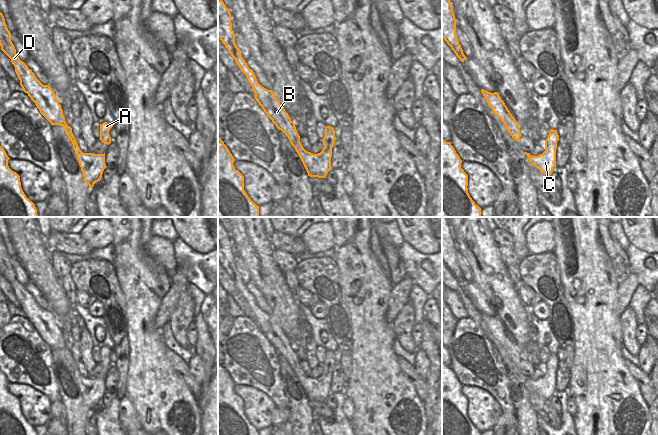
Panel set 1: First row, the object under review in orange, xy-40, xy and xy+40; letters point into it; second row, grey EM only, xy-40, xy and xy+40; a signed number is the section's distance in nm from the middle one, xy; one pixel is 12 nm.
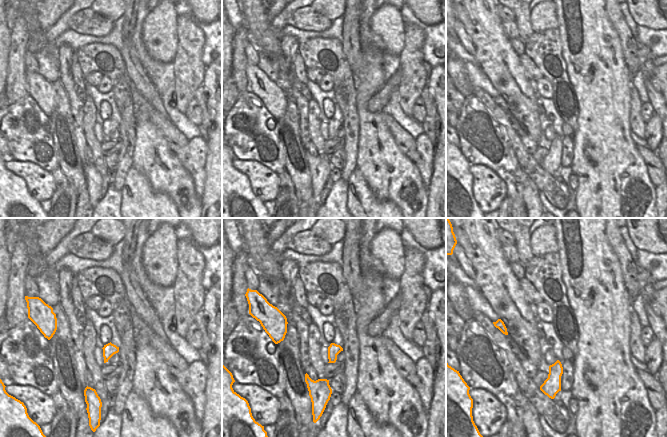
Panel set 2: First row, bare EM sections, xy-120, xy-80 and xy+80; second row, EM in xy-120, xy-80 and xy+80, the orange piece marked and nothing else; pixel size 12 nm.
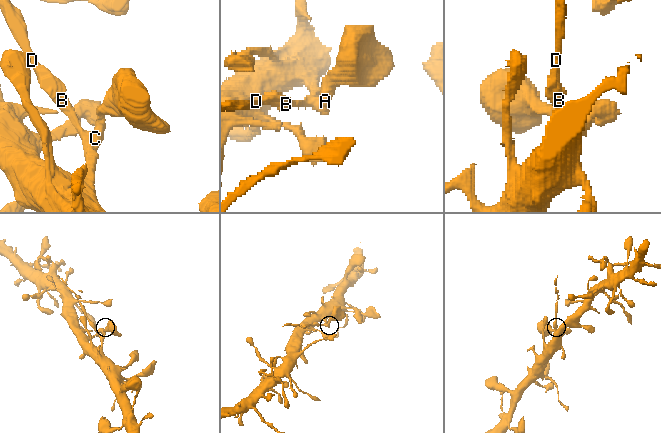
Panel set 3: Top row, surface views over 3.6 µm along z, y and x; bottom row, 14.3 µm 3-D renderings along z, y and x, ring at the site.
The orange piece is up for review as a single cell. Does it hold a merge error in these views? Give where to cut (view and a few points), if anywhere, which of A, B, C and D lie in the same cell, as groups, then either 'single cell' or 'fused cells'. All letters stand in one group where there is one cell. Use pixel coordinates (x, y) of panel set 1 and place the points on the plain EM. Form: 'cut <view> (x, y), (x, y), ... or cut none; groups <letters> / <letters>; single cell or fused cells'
cut xy (299, 360), (294, 371); groups A C / B D; fused cells

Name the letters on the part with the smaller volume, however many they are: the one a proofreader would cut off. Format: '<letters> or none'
B, D

